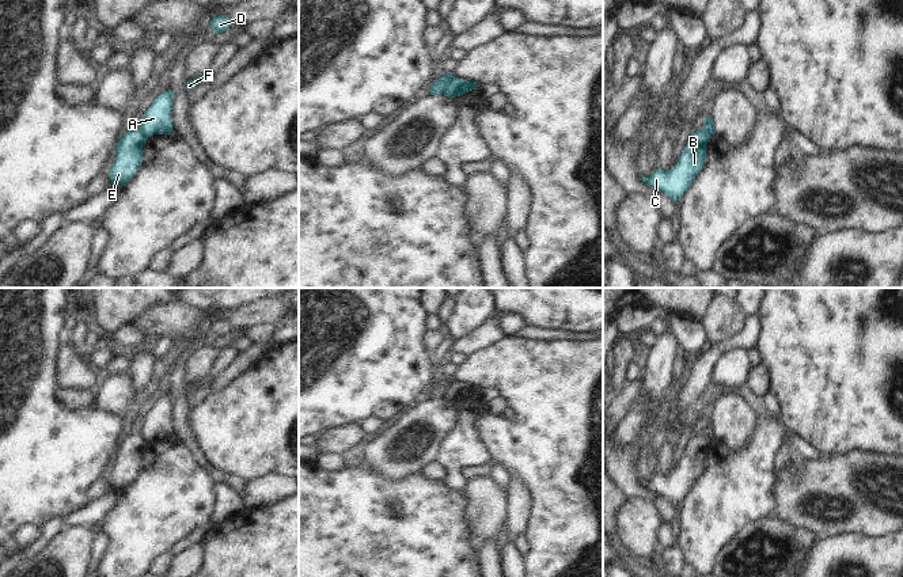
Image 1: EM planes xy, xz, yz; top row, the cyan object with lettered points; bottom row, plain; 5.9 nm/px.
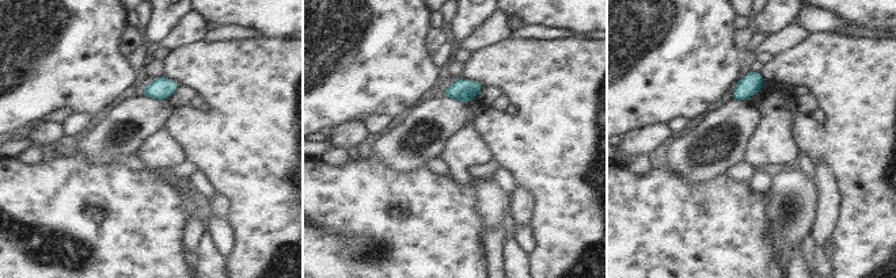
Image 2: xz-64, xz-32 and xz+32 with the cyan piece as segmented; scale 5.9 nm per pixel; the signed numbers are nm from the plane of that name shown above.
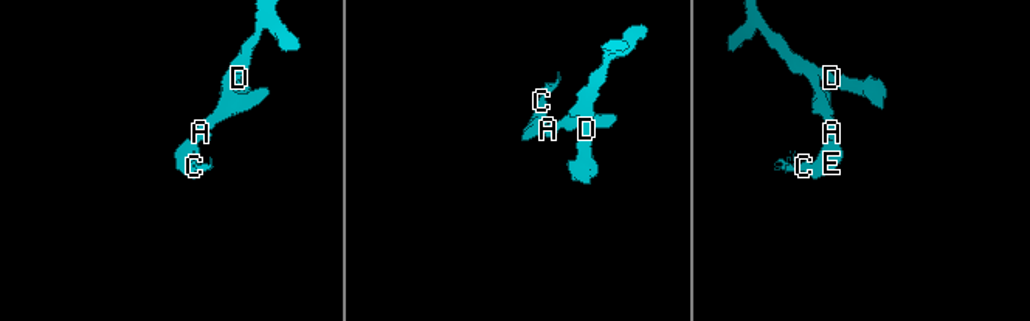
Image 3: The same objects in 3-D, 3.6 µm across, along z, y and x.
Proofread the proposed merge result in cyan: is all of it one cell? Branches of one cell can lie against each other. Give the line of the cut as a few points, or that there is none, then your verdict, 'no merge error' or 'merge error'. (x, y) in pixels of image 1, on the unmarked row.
cut xz (454, 382), (441, 397); merge error

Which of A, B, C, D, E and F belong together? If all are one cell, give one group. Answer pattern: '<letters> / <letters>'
A D F / B C E

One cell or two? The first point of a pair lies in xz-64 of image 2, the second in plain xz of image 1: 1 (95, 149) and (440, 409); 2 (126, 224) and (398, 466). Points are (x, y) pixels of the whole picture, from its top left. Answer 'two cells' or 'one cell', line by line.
1: one cell
2: two cells

